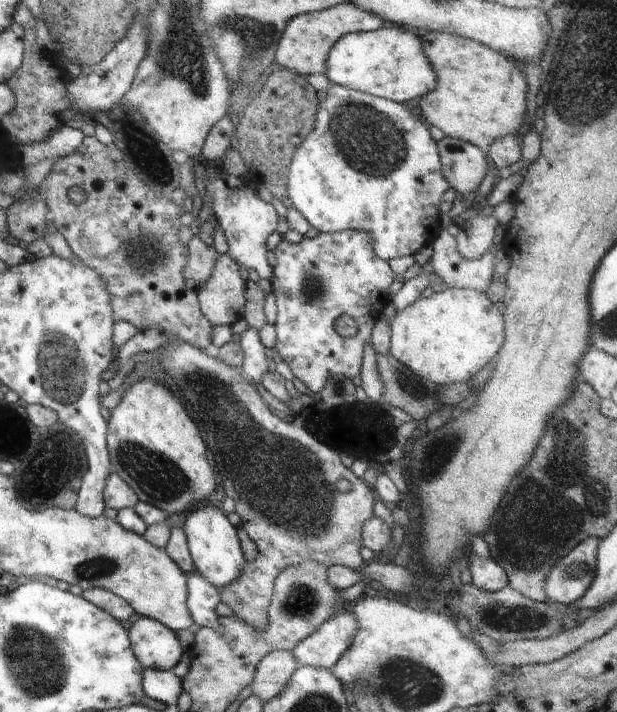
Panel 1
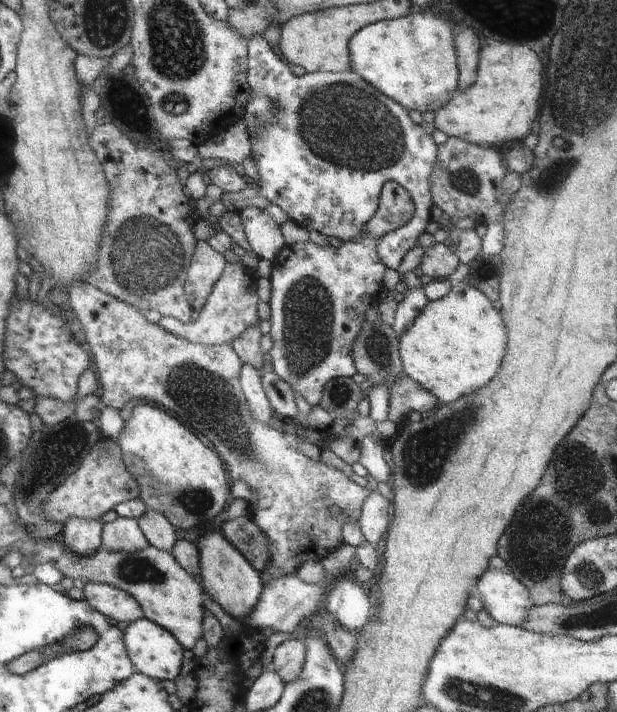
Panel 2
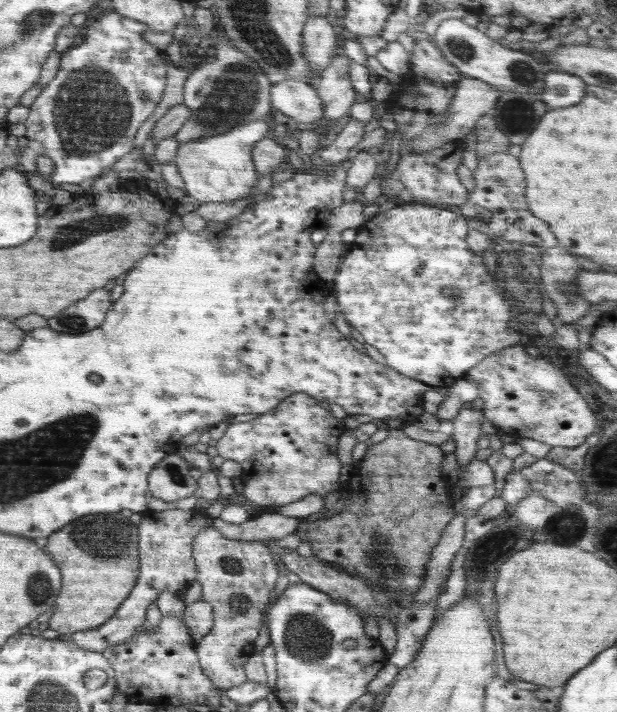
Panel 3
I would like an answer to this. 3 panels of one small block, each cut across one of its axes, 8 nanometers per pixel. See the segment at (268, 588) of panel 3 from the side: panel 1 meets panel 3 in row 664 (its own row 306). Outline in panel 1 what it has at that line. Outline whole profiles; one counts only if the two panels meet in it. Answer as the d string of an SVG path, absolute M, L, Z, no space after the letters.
M220 254L209 279L196 291L201 311L212 326L232 325L243 318L246 285L233 257Z

